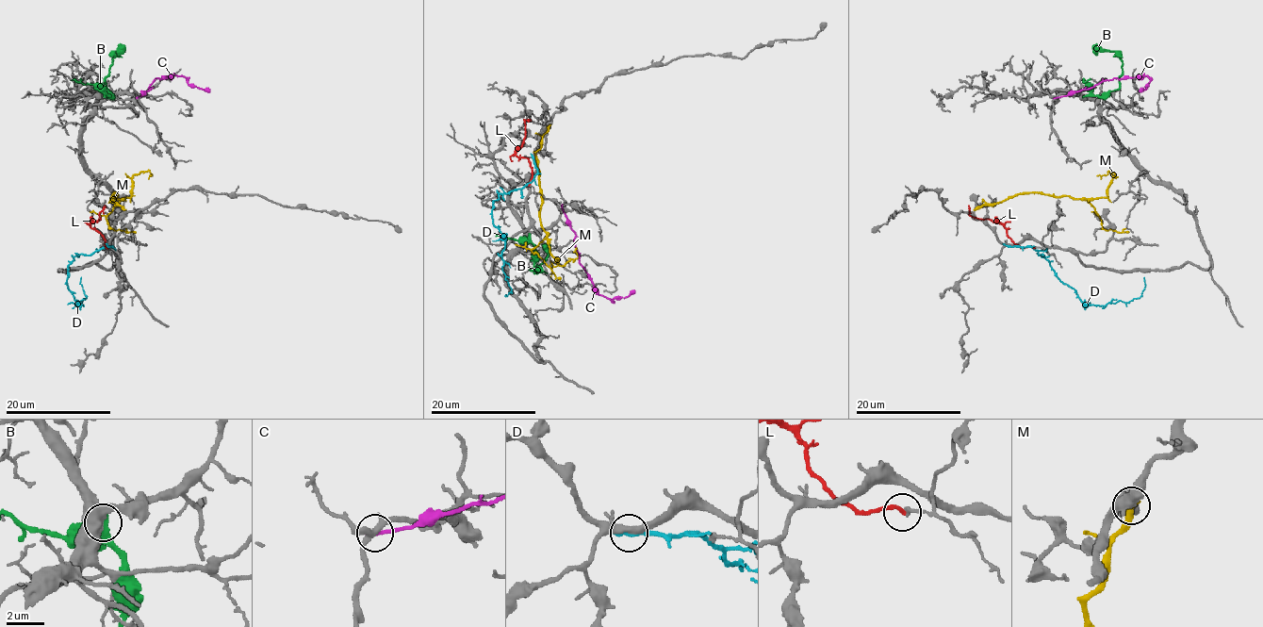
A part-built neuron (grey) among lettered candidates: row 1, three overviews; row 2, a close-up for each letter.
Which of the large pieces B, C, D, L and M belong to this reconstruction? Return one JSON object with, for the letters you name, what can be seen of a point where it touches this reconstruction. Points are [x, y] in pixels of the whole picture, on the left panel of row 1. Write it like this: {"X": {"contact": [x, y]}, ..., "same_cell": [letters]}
{"same_cell": []}

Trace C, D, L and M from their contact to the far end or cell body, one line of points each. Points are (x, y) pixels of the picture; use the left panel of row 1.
C: (137, 98), (150, 90), (156, 78), (175, 75), (182, 75), (189, 85), (209, 91)
D: (109, 246), (76, 255), (68, 266), (67, 288), (80, 305), (76, 305), (77, 301), (86, 298), (81, 276)
L: (104, 248), (106, 248), (106, 239), (90, 224), (100, 219), (100, 212), (106, 206)
M: (123, 209), (110, 200), (113, 193), (121, 199), (130, 196), (134, 175), (150, 172), (151, 175)

